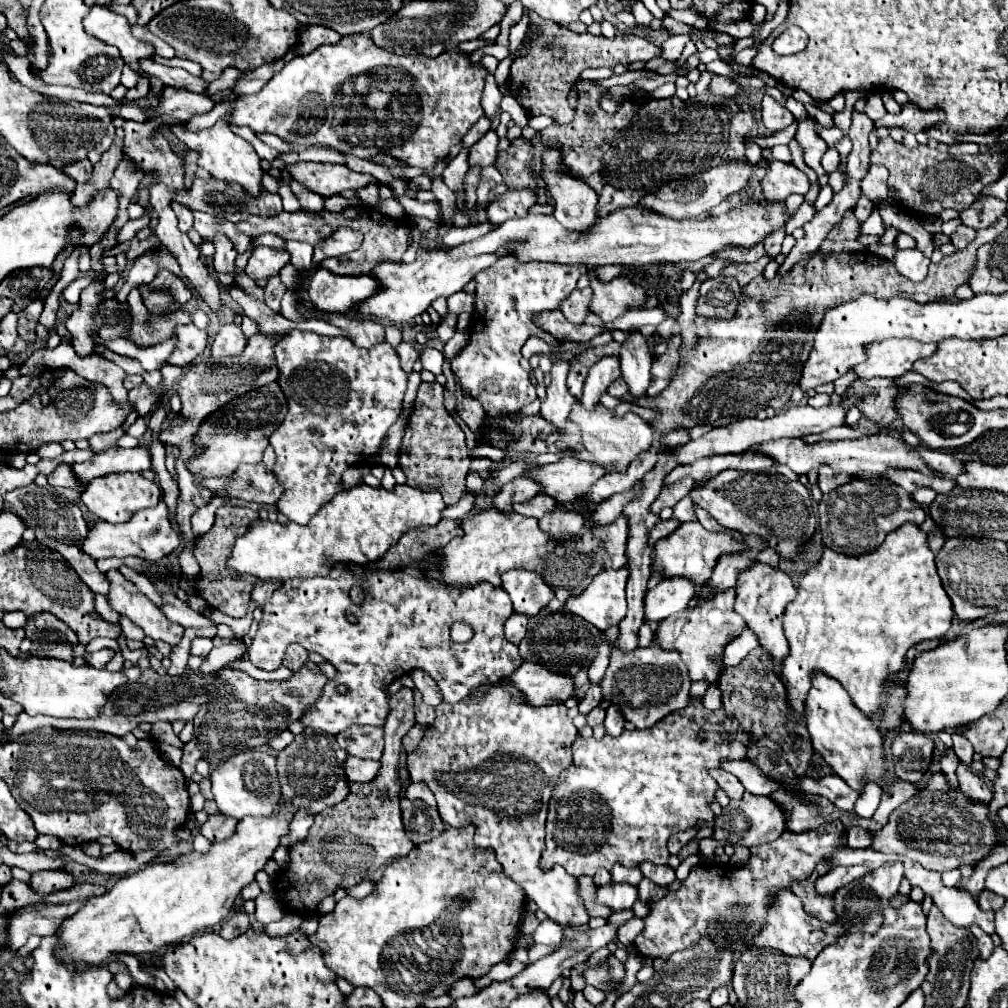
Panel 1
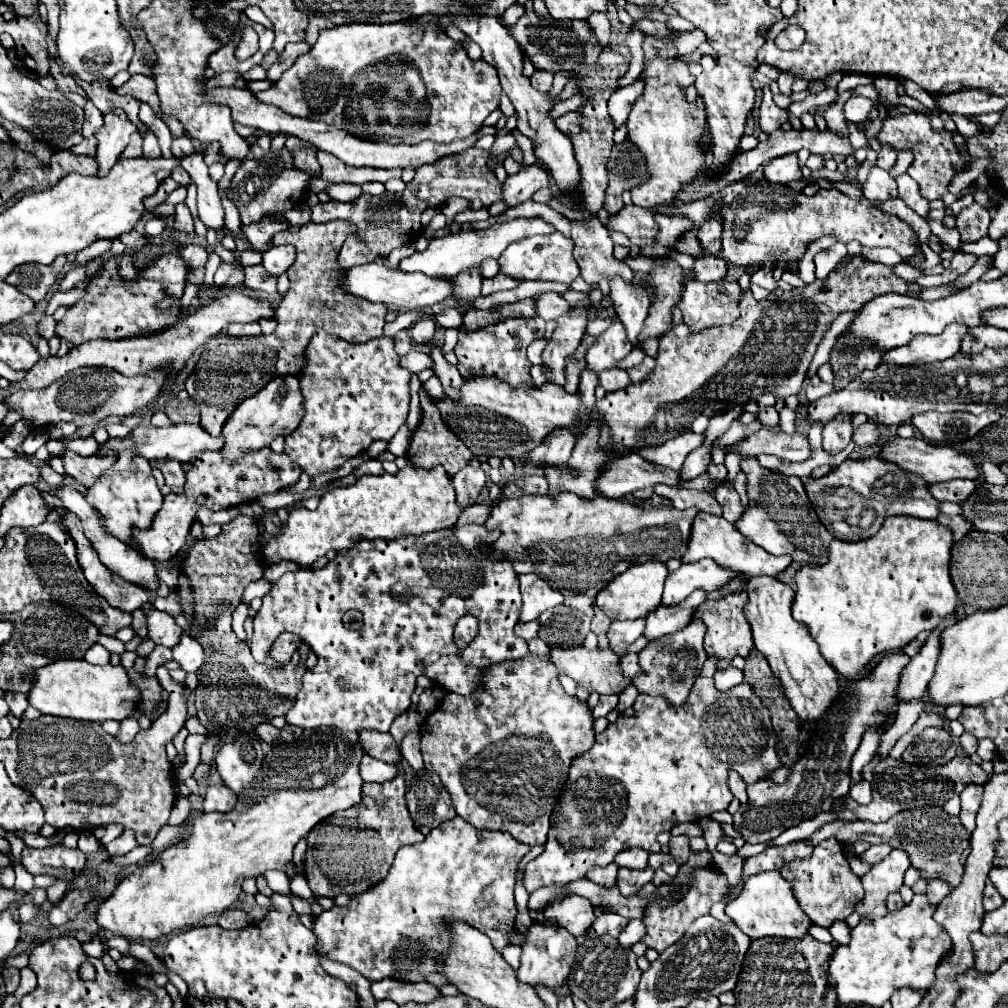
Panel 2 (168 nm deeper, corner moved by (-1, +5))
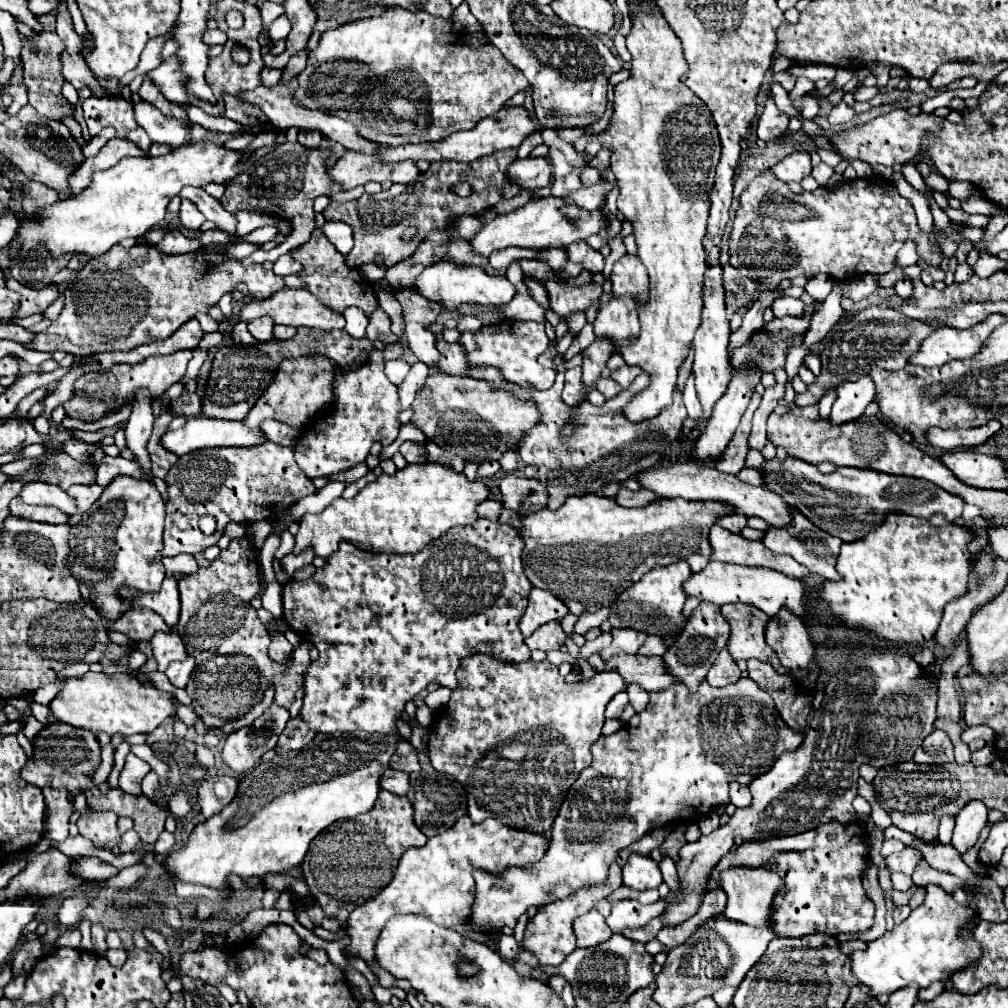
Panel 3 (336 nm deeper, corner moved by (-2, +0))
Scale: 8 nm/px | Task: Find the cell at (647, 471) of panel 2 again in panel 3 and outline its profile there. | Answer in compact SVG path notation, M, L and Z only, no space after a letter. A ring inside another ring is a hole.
M692 462L684 464L672 464L672 466L654 466L648 470L642 470L636 474L636 480L642 488L652 490L660 498L684 498L684 500L720 500L730 502L734 506L736 514L744 516L758 516L766 520L770 526L782 526L786 528L790 524L788 504L766 486L752 486L742 480L738 480L732 474L718 472L714 466L696 466Z

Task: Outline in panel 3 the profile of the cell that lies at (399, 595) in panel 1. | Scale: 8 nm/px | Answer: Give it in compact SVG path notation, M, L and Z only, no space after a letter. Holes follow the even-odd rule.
M476 520L470 526L456 528L446 532L442 538L430 542L424 550L418 554L372 554L366 550L360 550L352 546L350 542L340 542L338 550L326 560L324 568L318 568L316 574L308 580L288 580L282 586L282 616L286 624L298 632L306 642L318 648L320 656L316 662L312 662L310 672L304 676L304 702L300 708L300 718L316 732L324 734L334 734L334 732L370 732L370 734L394 734L396 724L404 712L406 702L410 702L418 692L426 690L430 682L436 682L438 686L454 688L456 682L456 668L460 666L460 660L464 656L472 654L490 654L502 662L524 662L530 658L530 650L524 644L524 636L518 628L518 620L522 618L526 610L526 598L532 588L528 578L524 576L522 570L522 554L524 542L518 536L518 530L510 524L500 524L500 522L488 522L488 520Z

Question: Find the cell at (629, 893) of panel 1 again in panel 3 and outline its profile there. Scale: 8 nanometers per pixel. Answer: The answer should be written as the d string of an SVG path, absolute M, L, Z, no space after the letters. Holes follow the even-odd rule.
M632 854L624 870L624 884L632 890L648 890L658 888L662 882L662 874L658 870L658 864L648 856Z

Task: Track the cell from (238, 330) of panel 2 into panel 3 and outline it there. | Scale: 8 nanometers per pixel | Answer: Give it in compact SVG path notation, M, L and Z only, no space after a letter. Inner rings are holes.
M258 318L248 324L248 332L258 342L268 342L268 340L272 340L272 326L274 326L274 322L270 318Z

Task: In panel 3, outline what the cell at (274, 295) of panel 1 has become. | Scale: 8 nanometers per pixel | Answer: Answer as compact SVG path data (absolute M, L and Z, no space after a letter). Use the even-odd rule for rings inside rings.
M150 244L132 248L112 246L106 254L92 258L82 270L74 272L64 296L66 304L48 330L36 334L32 348L42 352L70 352L88 356L96 352L132 350L140 344L166 340L196 312L206 312L218 304L224 292L244 282L254 300L270 298L284 288L284 280L262 266L240 266L226 254L192 252L170 256Z

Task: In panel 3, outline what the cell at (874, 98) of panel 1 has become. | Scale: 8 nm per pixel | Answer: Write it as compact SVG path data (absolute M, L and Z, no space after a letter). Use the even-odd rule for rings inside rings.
M840 102L838 106L832 108L832 112L830 112L830 116L828 116L828 122L830 122L830 124L844 124L844 122L852 120L854 116L856 116L856 110L850 108L850 106L846 106L844 102Z

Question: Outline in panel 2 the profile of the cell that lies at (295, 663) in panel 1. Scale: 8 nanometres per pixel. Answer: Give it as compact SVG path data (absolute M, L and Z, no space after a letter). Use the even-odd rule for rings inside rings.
M281 633L275 643L273 643L273 649L271 649L271 657L279 663L287 663L291 661L291 655L297 651L297 647L301 645L299 637L295 633Z

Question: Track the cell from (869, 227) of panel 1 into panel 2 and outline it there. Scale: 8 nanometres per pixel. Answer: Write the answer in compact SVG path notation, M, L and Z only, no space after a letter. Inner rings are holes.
M873 167L867 181L863 183L863 195L871 201L887 201L891 197L897 197L897 183L887 171Z

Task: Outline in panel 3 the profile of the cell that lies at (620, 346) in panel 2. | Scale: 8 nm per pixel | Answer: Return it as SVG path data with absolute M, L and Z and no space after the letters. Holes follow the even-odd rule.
M612 298L600 308L594 320L594 334L596 338L610 338L616 352L624 340L636 340L640 334L636 304L630 298Z

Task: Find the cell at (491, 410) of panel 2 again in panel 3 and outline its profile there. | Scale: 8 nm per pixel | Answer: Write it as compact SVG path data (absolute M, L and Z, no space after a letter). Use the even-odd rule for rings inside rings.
M430 372L424 388L418 390L416 400L412 402L412 410L414 416L410 422L414 422L432 442L458 454L466 462L476 464L498 460L508 450L518 452L522 434L534 428L542 416L534 400L520 400L508 390L490 386L490 382L448 376L442 372Z

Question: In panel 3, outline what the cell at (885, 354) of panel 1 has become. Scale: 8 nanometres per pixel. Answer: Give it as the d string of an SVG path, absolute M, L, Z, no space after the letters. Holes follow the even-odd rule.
M990 316L984 322L970 326L970 328L940 328L938 332L930 334L918 348L918 352L914 356L908 358L910 364L918 364L918 366L942 366L944 362L952 360L952 358L970 358L974 356L982 342L992 334L992 330L1006 322L1004 316Z

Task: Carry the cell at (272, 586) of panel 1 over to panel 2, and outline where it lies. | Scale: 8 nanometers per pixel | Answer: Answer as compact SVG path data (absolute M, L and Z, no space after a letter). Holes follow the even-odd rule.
M281 561L281 563L273 563L271 567L265 567L265 577L271 581L271 583L275 583L281 575L285 575L287 571L297 571L297 569L301 569L297 563L293 563L293 561Z

